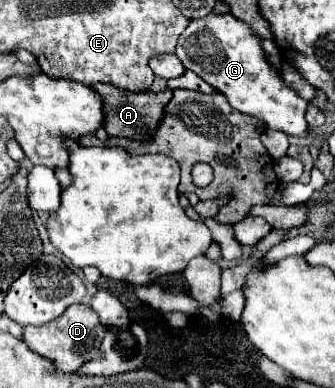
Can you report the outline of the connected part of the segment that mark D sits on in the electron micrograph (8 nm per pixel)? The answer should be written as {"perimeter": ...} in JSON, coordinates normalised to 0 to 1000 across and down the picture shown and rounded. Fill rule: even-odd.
{"perimeter":[[[206,786],[188,802],[188,812],[176,812],[170,822],[122,843],[93,843],[93,838],[75,843],[69,874],[93,894],[93,905],[164,930],[164,941],[182,956],[230,956],[248,936],[272,925],[278,910],[290,910],[313,858],[319,858],[319,843],[307,843],[307,832],[296,827],[296,817],[266,786]]]}

